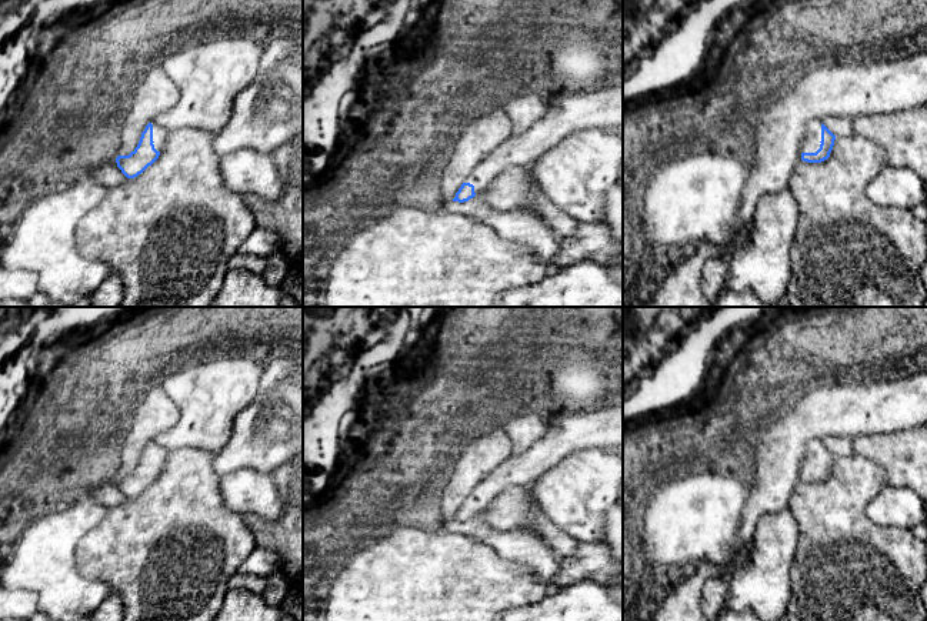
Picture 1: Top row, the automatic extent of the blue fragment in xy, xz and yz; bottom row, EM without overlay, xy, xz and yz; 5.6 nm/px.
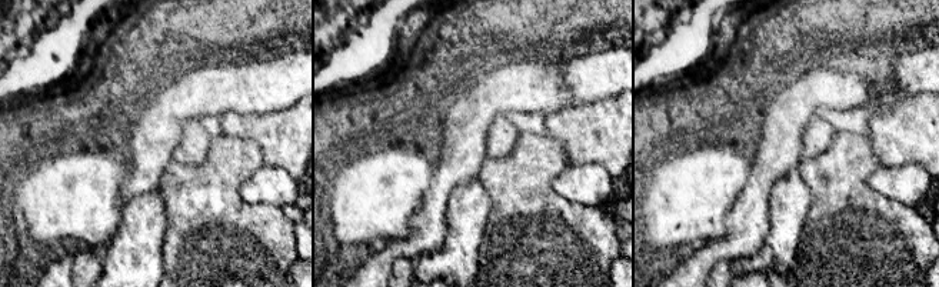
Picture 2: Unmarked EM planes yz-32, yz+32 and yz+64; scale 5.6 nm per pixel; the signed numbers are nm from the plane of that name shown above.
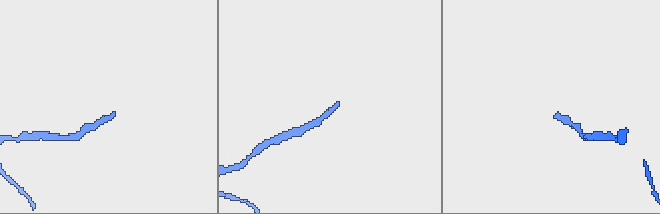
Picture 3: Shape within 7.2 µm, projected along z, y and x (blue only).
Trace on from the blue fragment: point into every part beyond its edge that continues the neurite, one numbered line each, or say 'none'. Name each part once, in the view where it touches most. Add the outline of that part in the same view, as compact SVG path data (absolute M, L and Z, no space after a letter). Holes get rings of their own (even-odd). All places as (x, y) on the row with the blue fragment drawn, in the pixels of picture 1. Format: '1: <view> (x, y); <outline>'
1: yz (813, 136); M811 120L807 123L806 140L801 147L801 153L816 153L820 148L821 141L821 121Z

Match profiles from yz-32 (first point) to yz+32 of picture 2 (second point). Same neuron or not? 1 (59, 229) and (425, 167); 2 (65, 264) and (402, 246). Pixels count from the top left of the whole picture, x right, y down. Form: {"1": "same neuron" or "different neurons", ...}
{"1": "same neuron", "2": "same neuron"}

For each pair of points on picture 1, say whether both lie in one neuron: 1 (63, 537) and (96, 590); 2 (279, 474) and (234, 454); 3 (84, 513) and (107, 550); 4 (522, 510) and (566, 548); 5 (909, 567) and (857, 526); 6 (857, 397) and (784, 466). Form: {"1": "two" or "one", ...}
{"1": "one", "2": "two", "3": "two", "4": "one", "5": "one", "6": "one"}

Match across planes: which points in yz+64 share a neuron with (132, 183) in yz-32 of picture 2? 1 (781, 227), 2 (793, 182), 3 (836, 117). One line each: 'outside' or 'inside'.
1: outside
2: outside
3: outside

